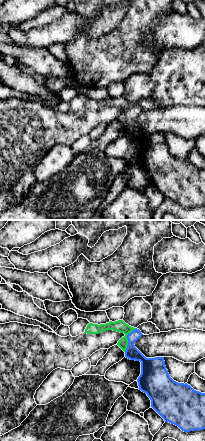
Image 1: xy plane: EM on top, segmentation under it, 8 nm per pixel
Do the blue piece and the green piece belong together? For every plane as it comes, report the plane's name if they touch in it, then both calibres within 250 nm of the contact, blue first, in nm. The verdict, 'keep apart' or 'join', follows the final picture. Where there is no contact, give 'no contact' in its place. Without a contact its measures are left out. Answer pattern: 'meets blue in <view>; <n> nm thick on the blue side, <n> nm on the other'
meets blue in xy; 110 nm thick on the blue side, 100 nm on the other

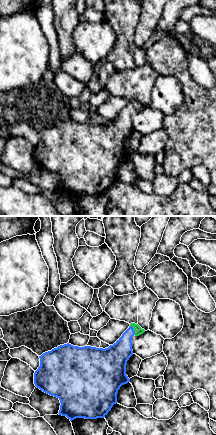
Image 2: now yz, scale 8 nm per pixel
meets blue in yz; 190 nm thick on the blue side, 70 nm on the other

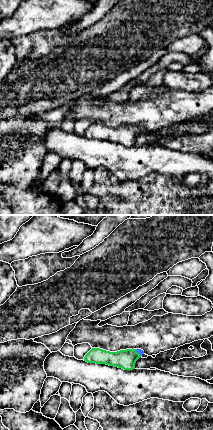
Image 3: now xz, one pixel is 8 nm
meets blue in xz; 50 nm thick on the blue side, 160 nm on the other

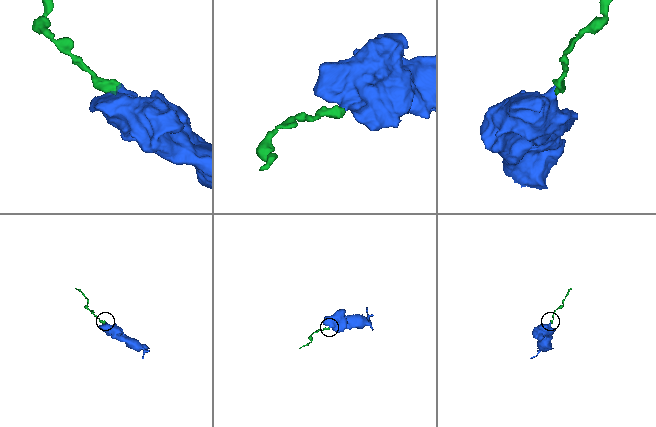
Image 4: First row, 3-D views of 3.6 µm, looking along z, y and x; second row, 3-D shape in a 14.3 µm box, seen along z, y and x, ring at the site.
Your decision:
join

